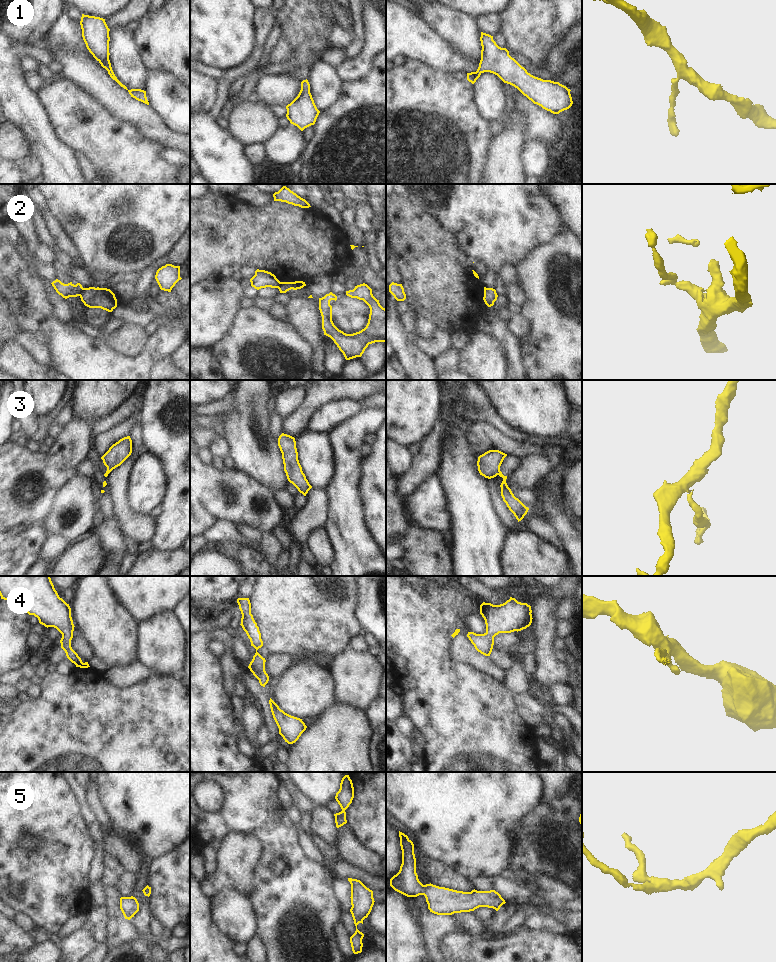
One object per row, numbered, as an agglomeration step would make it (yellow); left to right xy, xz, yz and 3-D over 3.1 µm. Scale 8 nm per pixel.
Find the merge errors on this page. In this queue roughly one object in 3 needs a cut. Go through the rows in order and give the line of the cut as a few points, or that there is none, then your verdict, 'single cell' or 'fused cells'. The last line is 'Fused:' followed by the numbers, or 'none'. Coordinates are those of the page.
1: cut none; single cell
2: cut xy (85, 288), (79, 295); fused cells
3: cut yz (500, 471), (497, 474); fused cells
4: cut none; single cell
5: cut none; single cell
Fused: 2, 3

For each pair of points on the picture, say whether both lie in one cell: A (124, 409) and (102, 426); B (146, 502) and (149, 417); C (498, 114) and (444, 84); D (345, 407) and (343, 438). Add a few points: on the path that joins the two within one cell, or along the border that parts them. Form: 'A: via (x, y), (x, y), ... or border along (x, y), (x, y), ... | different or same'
A: via (119, 414), (107, 422) | same
B: border along (146, 450), (157, 457), (161, 462), (163, 470) | different
C: border along (472, 84), (477, 110), (488, 122) | different
D: border along (362, 408), (338, 423), (327, 433) | different

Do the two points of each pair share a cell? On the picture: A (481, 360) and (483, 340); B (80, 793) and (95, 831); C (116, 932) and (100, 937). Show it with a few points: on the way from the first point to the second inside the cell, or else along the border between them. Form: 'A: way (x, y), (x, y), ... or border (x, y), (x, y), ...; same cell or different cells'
A: way (483, 355), (483, 345); same cell
B: way (80, 802), (81, 807), (91, 822); same cell
C: border (110, 918), (104, 941); different cells

